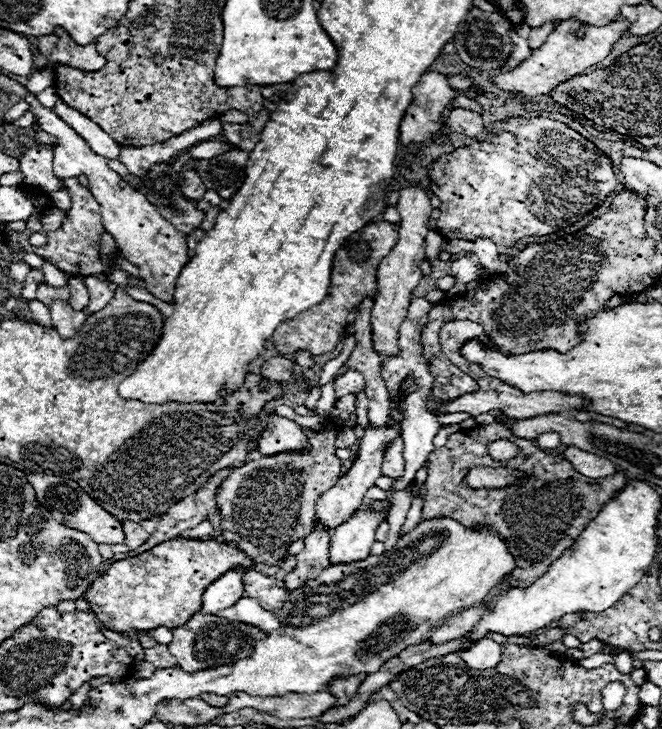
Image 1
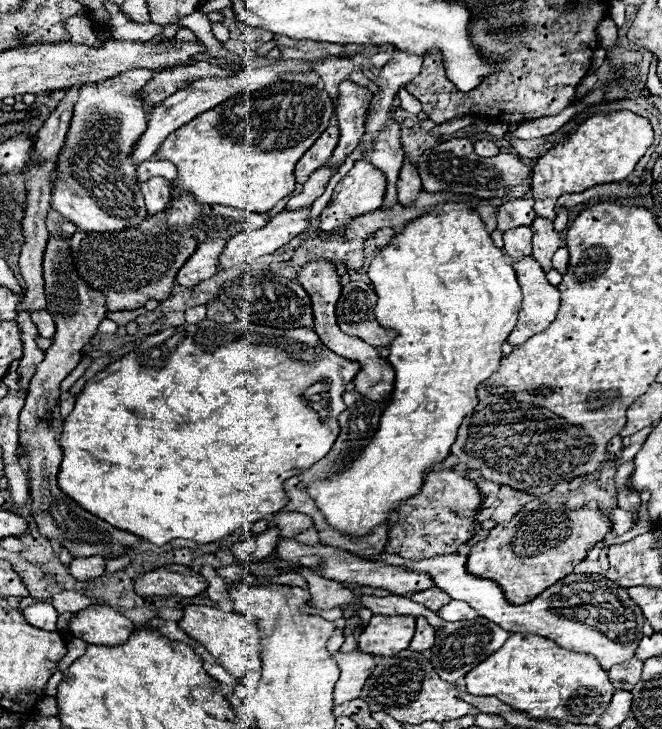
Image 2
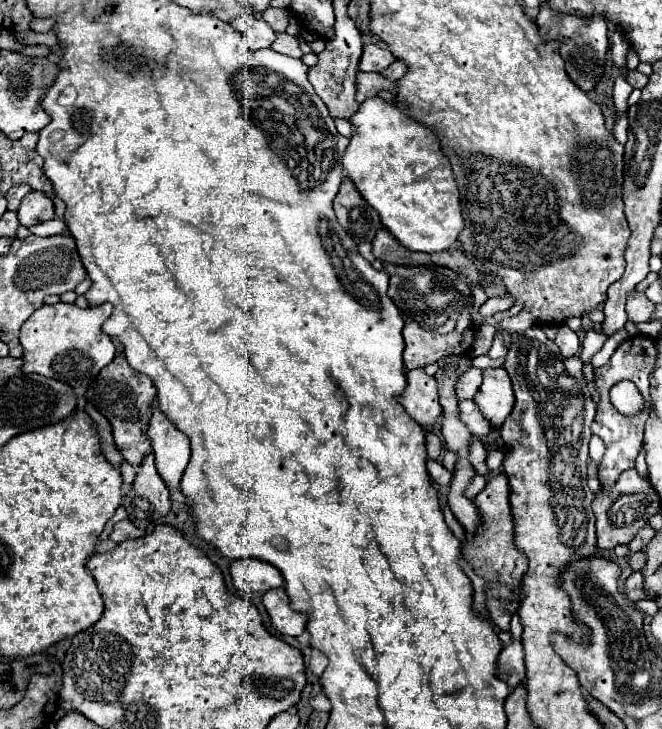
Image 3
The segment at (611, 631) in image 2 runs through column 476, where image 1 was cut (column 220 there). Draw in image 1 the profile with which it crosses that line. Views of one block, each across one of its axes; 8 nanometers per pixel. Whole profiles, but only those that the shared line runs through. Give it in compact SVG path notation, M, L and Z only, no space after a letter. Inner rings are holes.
M232 570L224 574L220 580L212 582L202 596L202 612L204 614L218 614L224 608L234 606L244 596L242 572Z

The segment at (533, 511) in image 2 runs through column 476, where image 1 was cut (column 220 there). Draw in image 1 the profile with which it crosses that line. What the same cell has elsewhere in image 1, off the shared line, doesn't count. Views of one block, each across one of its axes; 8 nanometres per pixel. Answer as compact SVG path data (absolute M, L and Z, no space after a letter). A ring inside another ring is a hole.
M174 538L168 542L162 542L160 546L154 546L148 550L148 554L138 554L126 560L114 562L104 576L98 576L92 586L86 590L86 600L90 602L90 610L96 614L96 618L114 632L130 632L134 630L154 630L158 626L176 628L188 622L192 614L196 614L202 608L202 594L204 590L222 574L228 570L234 570L238 566L252 568L254 562L234 544L230 542L216 542L216 540L190 540L190 538Z

